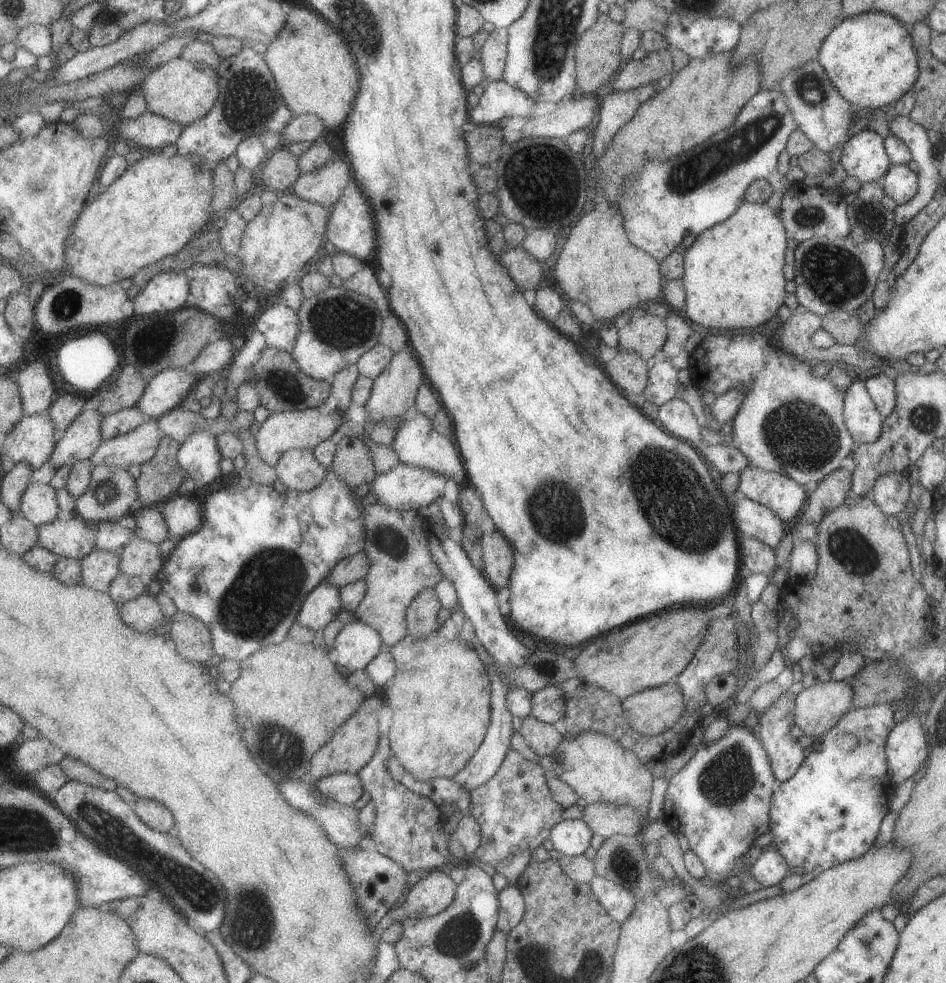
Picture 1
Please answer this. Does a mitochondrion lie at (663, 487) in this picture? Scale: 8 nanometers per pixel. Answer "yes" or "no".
yes

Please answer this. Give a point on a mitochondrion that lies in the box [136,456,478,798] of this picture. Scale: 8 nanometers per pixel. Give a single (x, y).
(257, 602)

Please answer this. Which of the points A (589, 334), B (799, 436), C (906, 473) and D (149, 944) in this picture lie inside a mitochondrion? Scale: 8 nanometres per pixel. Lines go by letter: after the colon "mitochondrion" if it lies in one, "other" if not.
A: other
B: mitochondrion
C: other
D: other

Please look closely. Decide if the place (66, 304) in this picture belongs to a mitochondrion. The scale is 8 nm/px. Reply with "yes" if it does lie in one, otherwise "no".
yes

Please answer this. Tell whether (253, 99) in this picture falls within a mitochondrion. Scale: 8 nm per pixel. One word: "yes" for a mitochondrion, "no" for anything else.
yes

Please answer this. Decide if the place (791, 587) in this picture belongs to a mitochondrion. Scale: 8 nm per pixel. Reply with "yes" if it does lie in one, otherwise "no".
no

